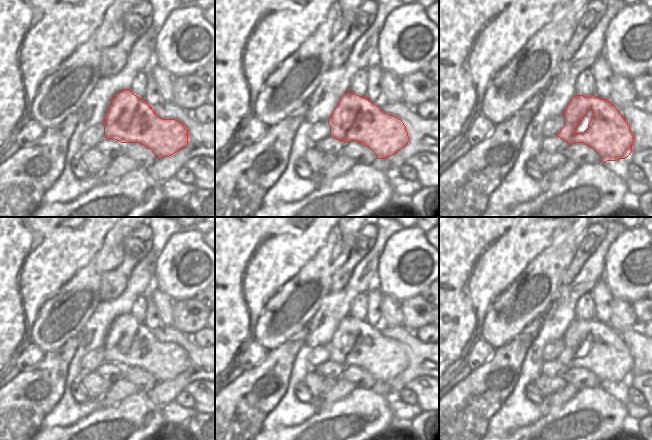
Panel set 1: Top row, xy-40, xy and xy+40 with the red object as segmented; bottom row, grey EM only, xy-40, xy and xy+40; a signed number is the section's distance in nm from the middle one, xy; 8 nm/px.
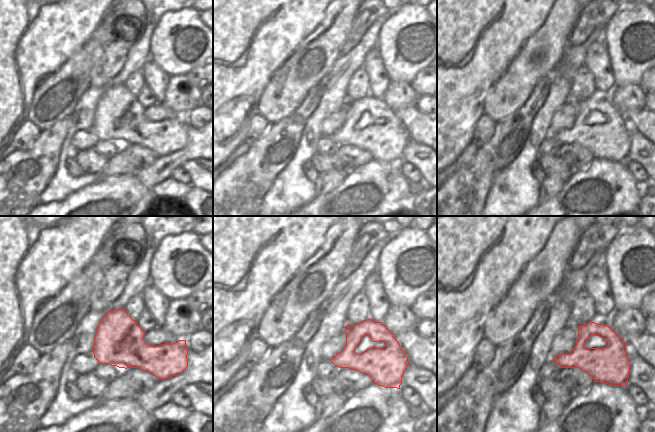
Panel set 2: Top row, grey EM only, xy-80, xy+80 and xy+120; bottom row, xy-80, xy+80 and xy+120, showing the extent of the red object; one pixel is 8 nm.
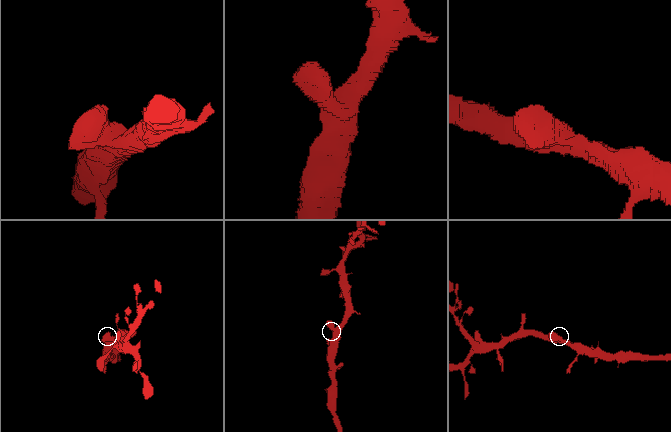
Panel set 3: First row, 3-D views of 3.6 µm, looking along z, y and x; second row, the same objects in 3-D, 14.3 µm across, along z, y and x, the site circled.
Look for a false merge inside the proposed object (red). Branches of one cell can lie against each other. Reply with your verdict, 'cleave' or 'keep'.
keep

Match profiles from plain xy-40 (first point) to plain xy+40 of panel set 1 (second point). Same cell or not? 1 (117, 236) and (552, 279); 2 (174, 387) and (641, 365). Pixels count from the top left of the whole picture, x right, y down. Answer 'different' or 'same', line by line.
1: same
2: same

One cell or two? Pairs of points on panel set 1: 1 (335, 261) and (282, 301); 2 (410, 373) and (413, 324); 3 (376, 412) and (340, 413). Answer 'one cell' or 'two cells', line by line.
1: one cell
2: two cells
3: one cell

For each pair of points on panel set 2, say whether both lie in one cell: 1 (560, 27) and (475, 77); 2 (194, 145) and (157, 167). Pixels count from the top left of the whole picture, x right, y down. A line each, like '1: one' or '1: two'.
1: two
2: one

